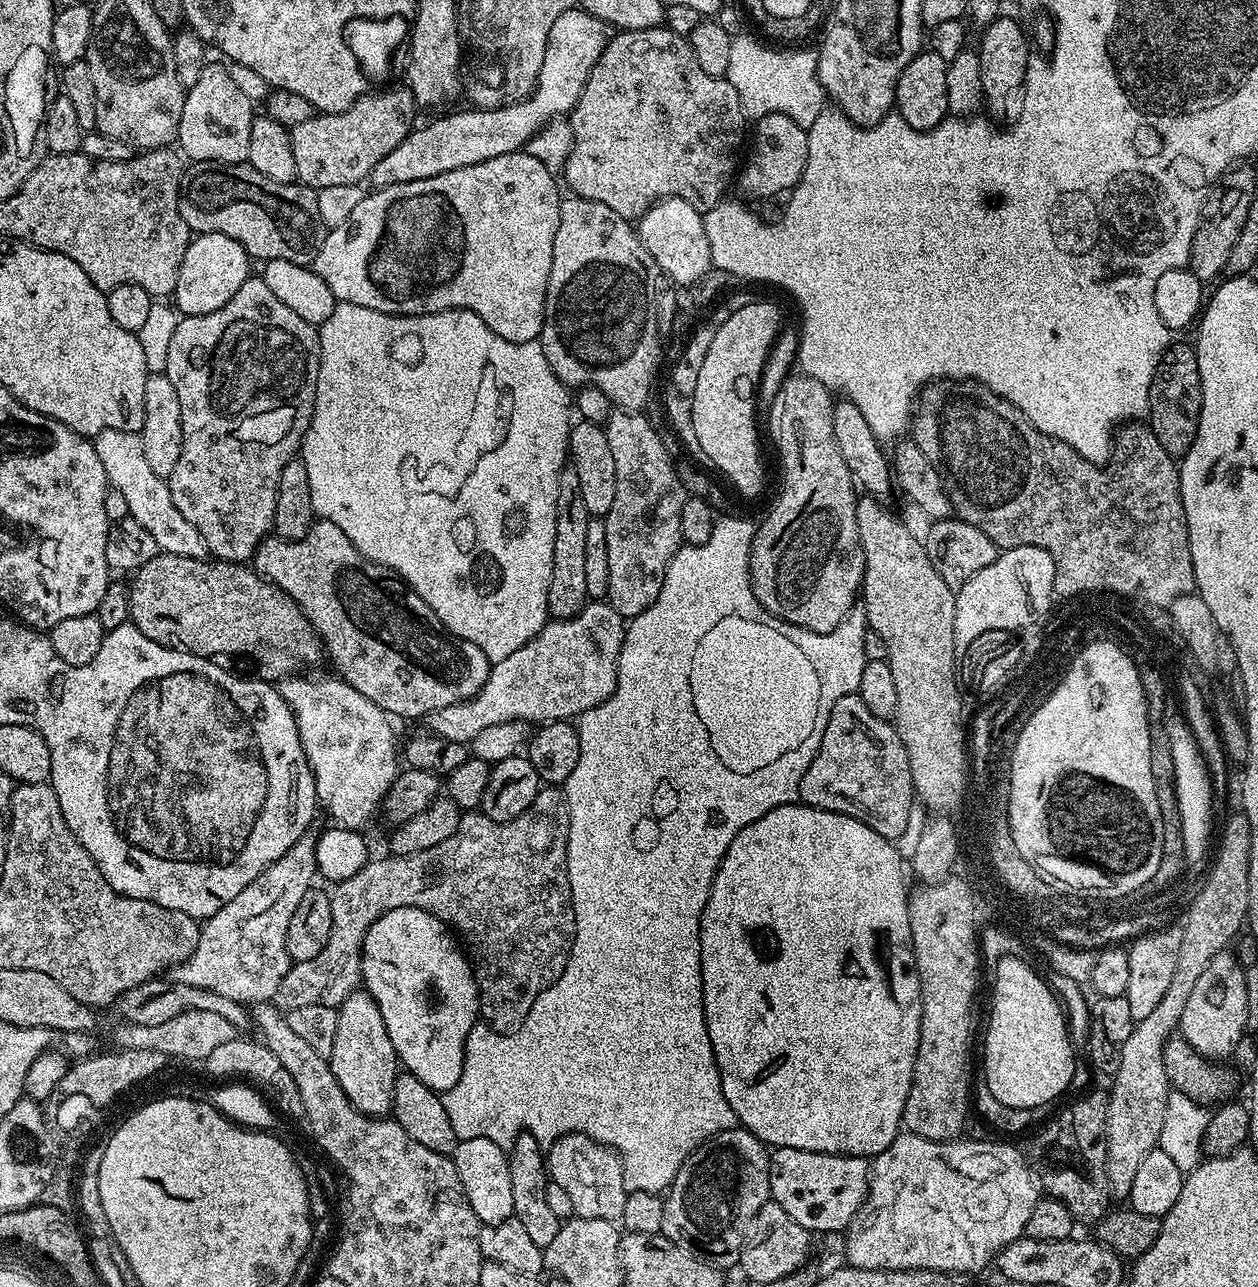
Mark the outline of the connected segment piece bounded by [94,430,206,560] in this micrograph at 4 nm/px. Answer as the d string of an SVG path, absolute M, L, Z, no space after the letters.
M102 430L94 437L98 459L102 461L102 470L106 470L109 485L117 488L126 498L126 506L131 519L138 522L158 542L161 552L178 554L182 558L205 559L204 540L178 514L178 506L174 506L174 498L168 489L168 481L161 473L156 472L146 463L146 453L142 450L142 438L139 432L126 430Z

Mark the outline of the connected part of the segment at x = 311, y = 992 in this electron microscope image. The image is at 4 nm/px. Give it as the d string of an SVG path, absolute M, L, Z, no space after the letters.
M544 786L527 810L510 822L499 824L479 811L468 810L461 815L458 830L450 834L446 842L438 842L438 846L430 846L430 850L413 856L389 855L388 860L372 860L362 865L353 876L331 889L330 938L326 938L326 946L322 946L318 958L293 963L286 978L282 978L282 986L278 986L275 1003L284 1010L298 1006L339 1009L340 1004L361 987L360 955L370 926L390 910L421 908L447 924L462 941L476 974L483 1023L502 1033L519 1028L526 1014L530 1014L530 1006L534 1006L538 994L562 974L576 937L568 877L569 826L568 799L559 787Z

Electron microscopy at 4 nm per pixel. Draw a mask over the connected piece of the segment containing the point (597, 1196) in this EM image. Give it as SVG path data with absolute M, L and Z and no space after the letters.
M567 1132L562 1138L552 1141L546 1152L546 1163L551 1183L566 1190L576 1216L613 1222L620 1220L629 1191L624 1177L624 1161L613 1148L599 1144L581 1132Z

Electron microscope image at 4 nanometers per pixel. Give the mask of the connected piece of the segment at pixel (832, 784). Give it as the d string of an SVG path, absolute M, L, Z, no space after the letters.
M859 694L843 696L834 702L830 718L826 718L826 730L822 730L822 742L800 783L800 800L811 808L830 810L858 818L870 830L882 834L882 838L895 842L909 821L910 806L914 802L910 758L906 758L906 746L896 733L895 723L878 718L871 712Z

